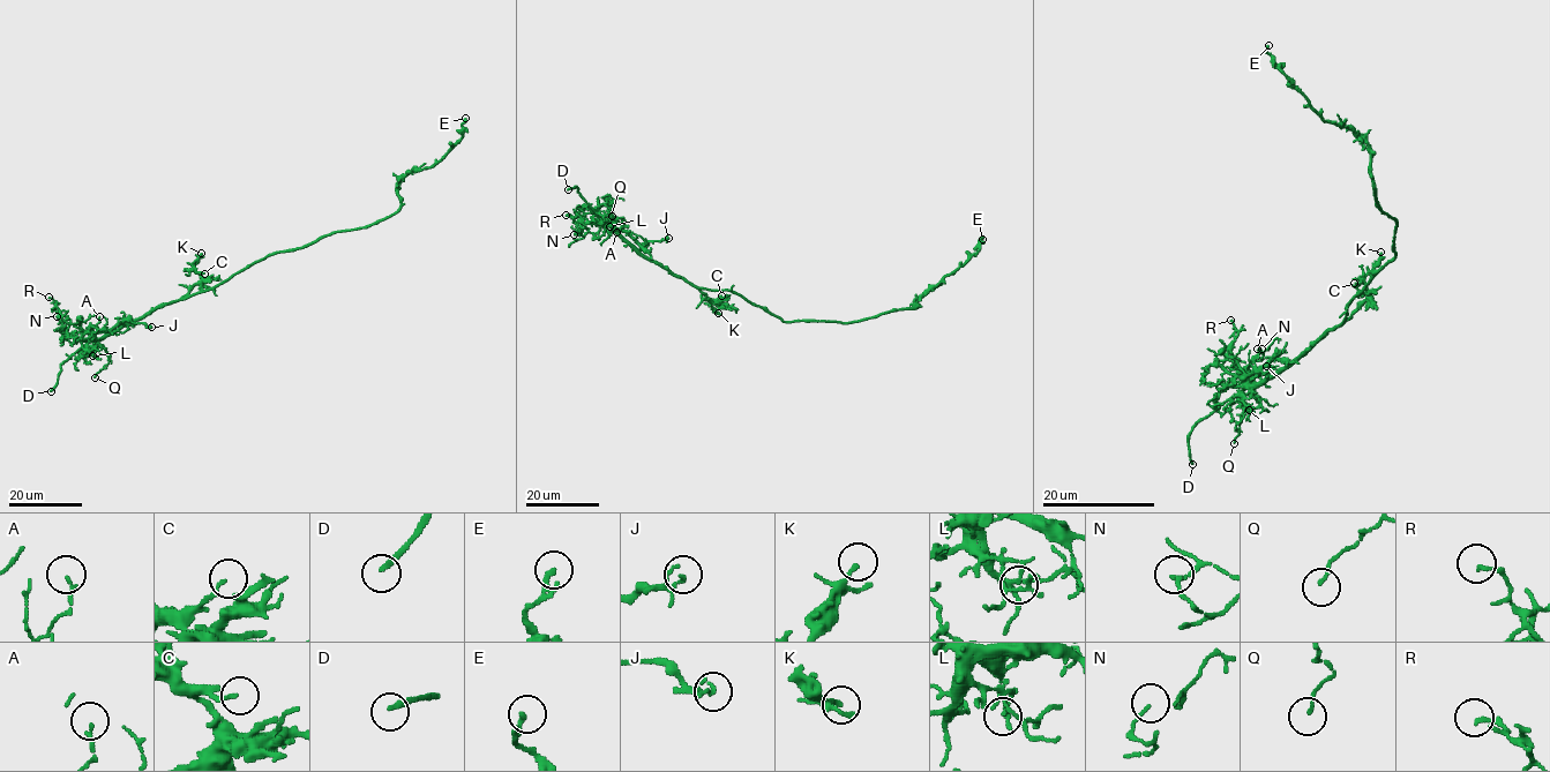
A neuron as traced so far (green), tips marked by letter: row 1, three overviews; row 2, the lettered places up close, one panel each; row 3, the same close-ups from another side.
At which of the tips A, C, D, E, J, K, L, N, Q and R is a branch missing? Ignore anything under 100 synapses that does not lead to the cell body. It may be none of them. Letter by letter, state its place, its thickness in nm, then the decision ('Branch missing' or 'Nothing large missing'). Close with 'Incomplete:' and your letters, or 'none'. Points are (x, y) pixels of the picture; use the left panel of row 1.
A: Place: (99, 316). Thickness 130 nm. Nothing large missing
C: Place: (204, 274). Thickness 130 nm. Nothing large missing
D: Place: (51, 391). Thickness 200 nm. Branch missing
E: Place: (465, 118). Thickness 180 nm. Nothing large missing
J: Place: (151, 327). Thickness 100 nm. Nothing large missing
K: Place: (201, 253). Thickness 130 nm. Nothing large missing
L: Place: (92, 355). Thickness 90 nm. Nothing large missing
N: Place: (57, 316). Thickness 100 nm. Nothing large missing
Q: Place: (95, 377). Thickness 120 nm. Nothing large missing
R: Place: (49, 297). Thickness 160 nm. Nothing large missing
Incomplete: D

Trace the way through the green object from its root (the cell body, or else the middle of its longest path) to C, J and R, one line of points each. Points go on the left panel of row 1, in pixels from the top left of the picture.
C: (262, 259), (223, 283), (184, 299), (201, 279), (199, 274), (204, 274)
J: (262, 259), (208, 290), (161, 305), (97, 339), (90, 338), (99, 331), (112, 330), (122, 320), (151, 327)
R: (262, 259), (208, 290), (161, 305), (97, 339), (72, 336), (49, 297)

